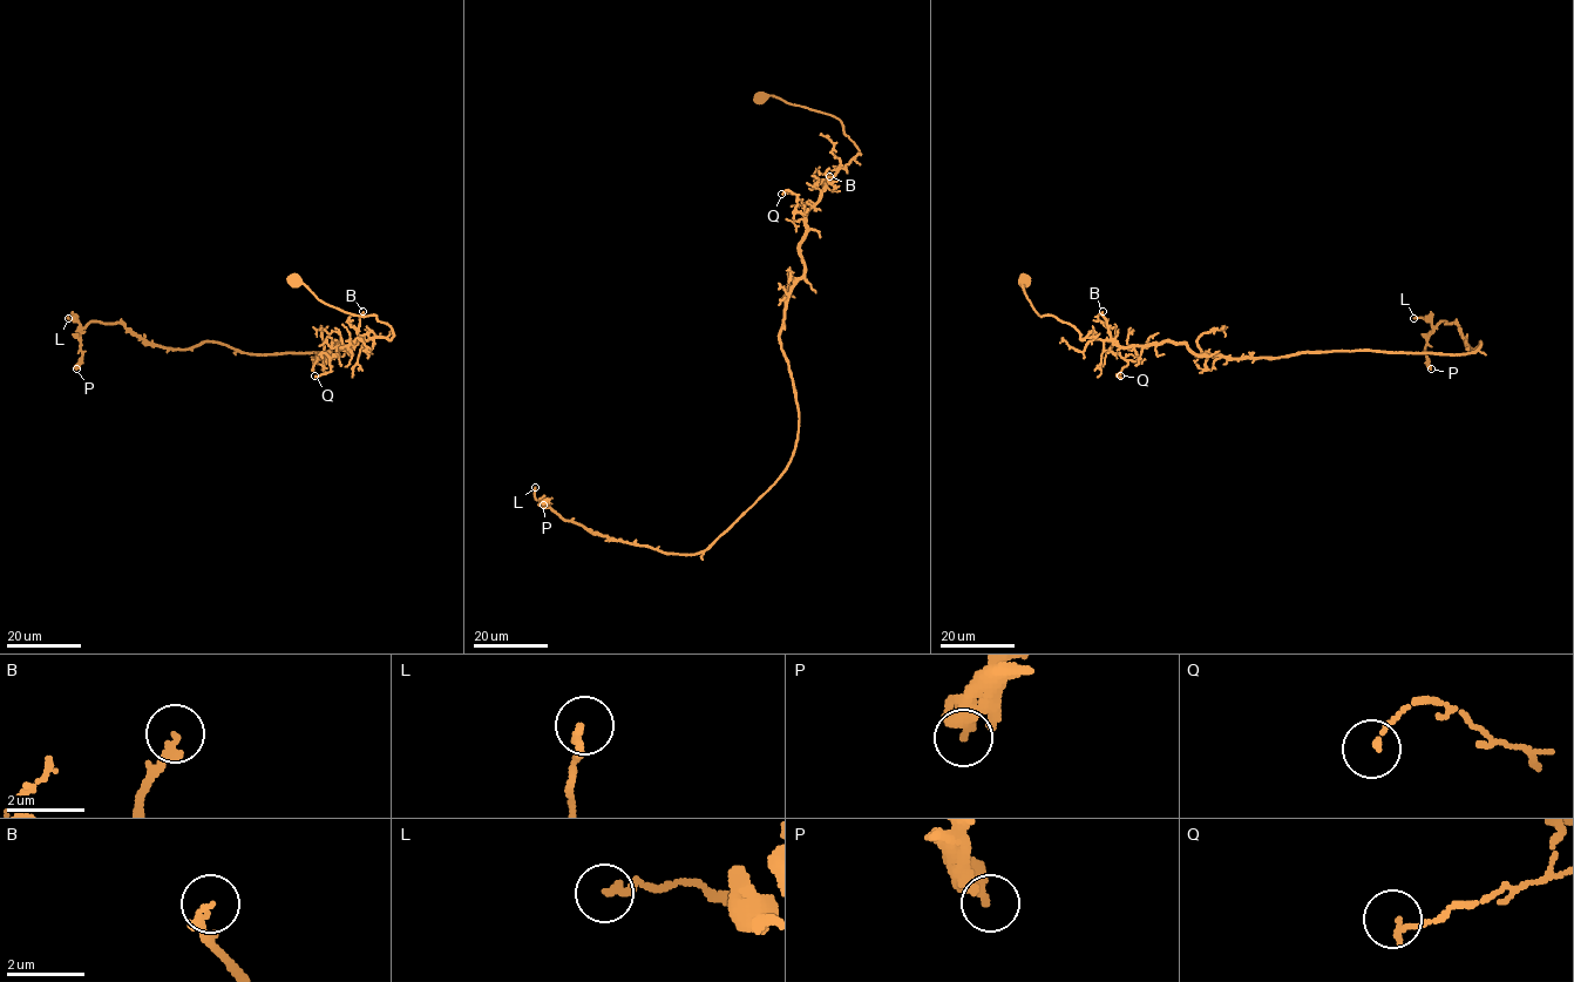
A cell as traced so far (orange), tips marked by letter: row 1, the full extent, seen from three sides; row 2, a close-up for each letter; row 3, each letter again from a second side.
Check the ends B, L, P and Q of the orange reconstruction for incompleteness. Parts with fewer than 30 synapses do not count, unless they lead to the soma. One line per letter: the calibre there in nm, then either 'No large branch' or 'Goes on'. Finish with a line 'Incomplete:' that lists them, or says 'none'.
B: Thickness 180 nm. No large branch
L: Thickness 200 nm. No large branch
P: Thickness 400 nm. No large branch
Q: Thickness 120 nm. No large branch
Incomplete: none

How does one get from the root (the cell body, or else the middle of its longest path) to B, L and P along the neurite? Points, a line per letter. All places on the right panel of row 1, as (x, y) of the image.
B: (1024, 282), (1024, 292), (1039, 316), (1052, 316), (1067, 323), (1081, 339), (1111, 338), (1103, 311)
L: (1024, 282), (1039, 316), (1124, 346), (1280, 358), (1480, 345), (1454, 323), (1413, 318)
P: (1024, 282), (1039, 316), (1124, 346), (1280, 358), (1480, 343), (1442, 320), (1431, 368)

